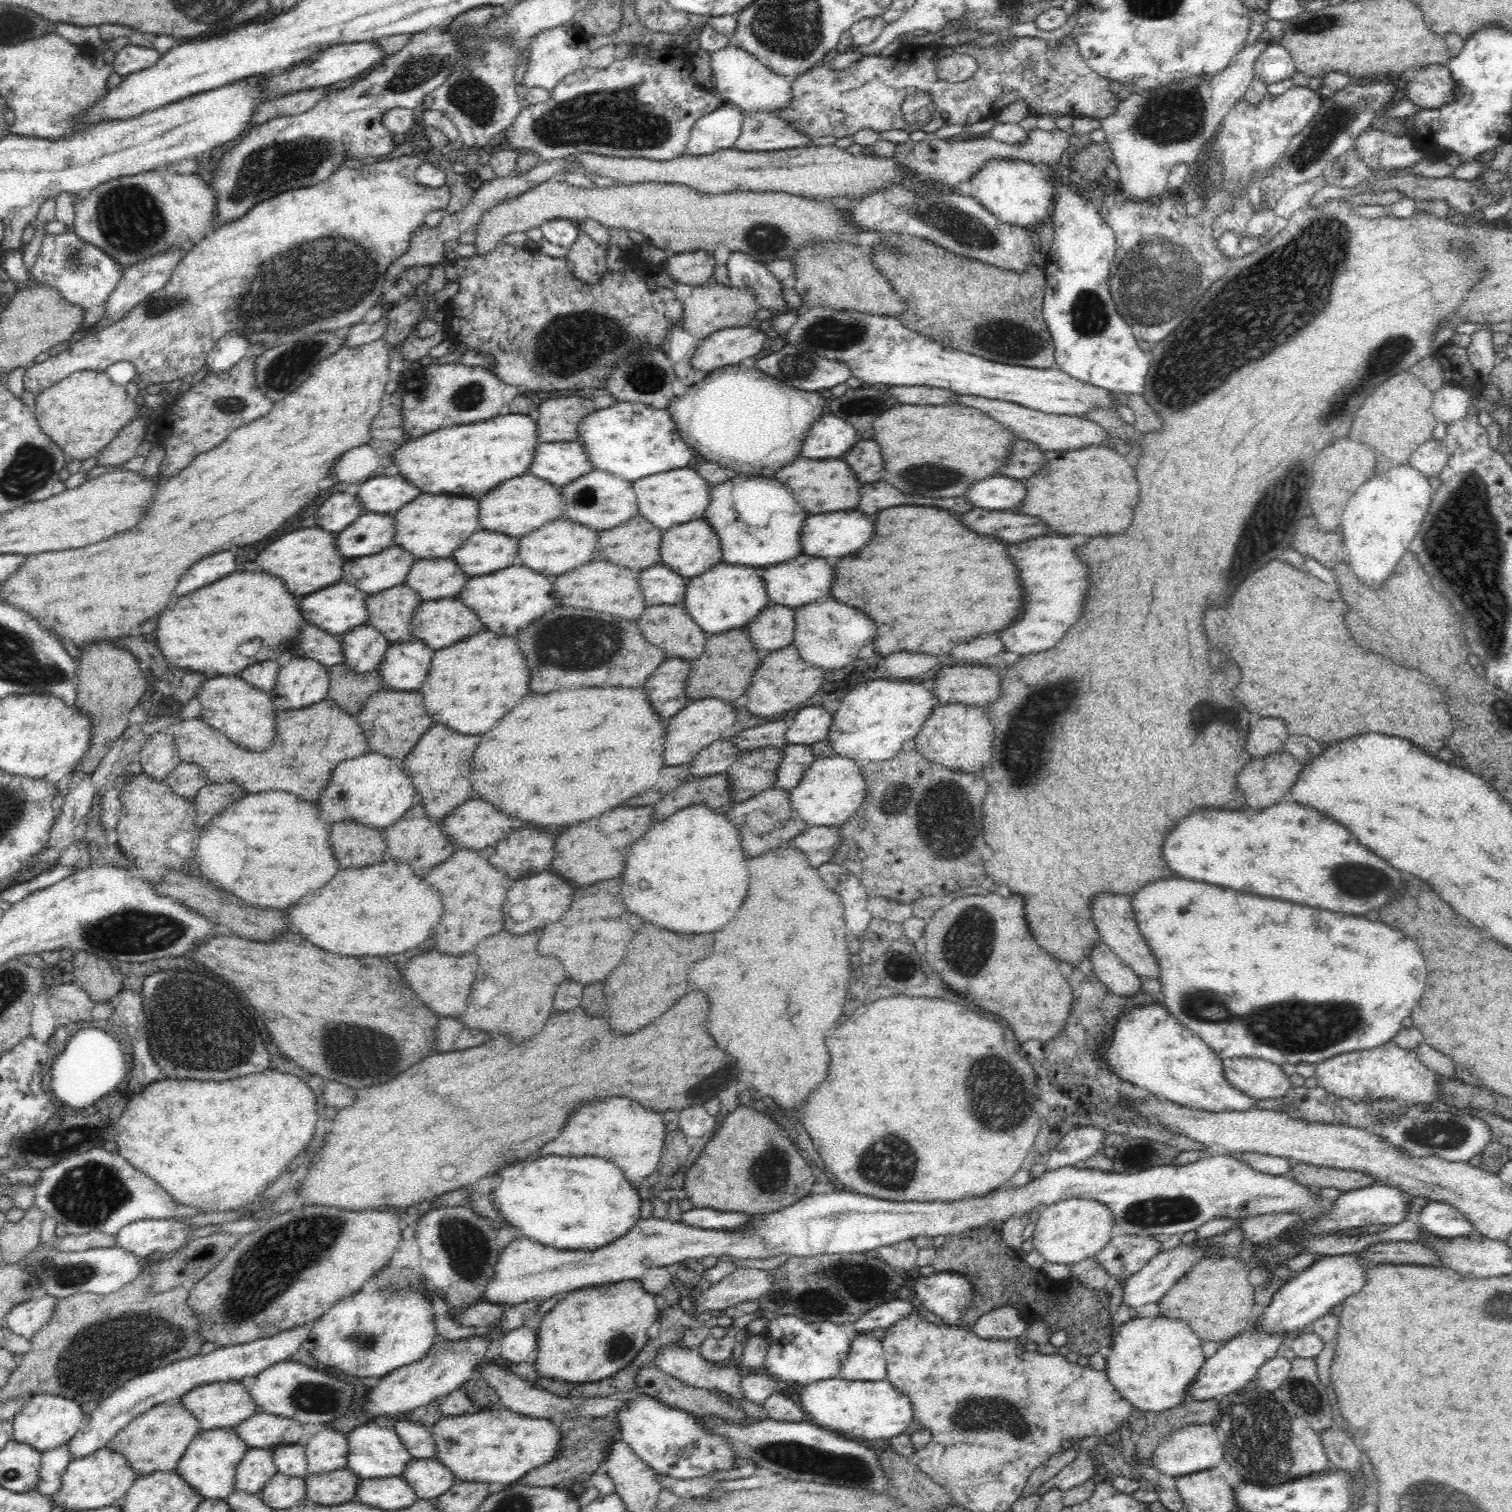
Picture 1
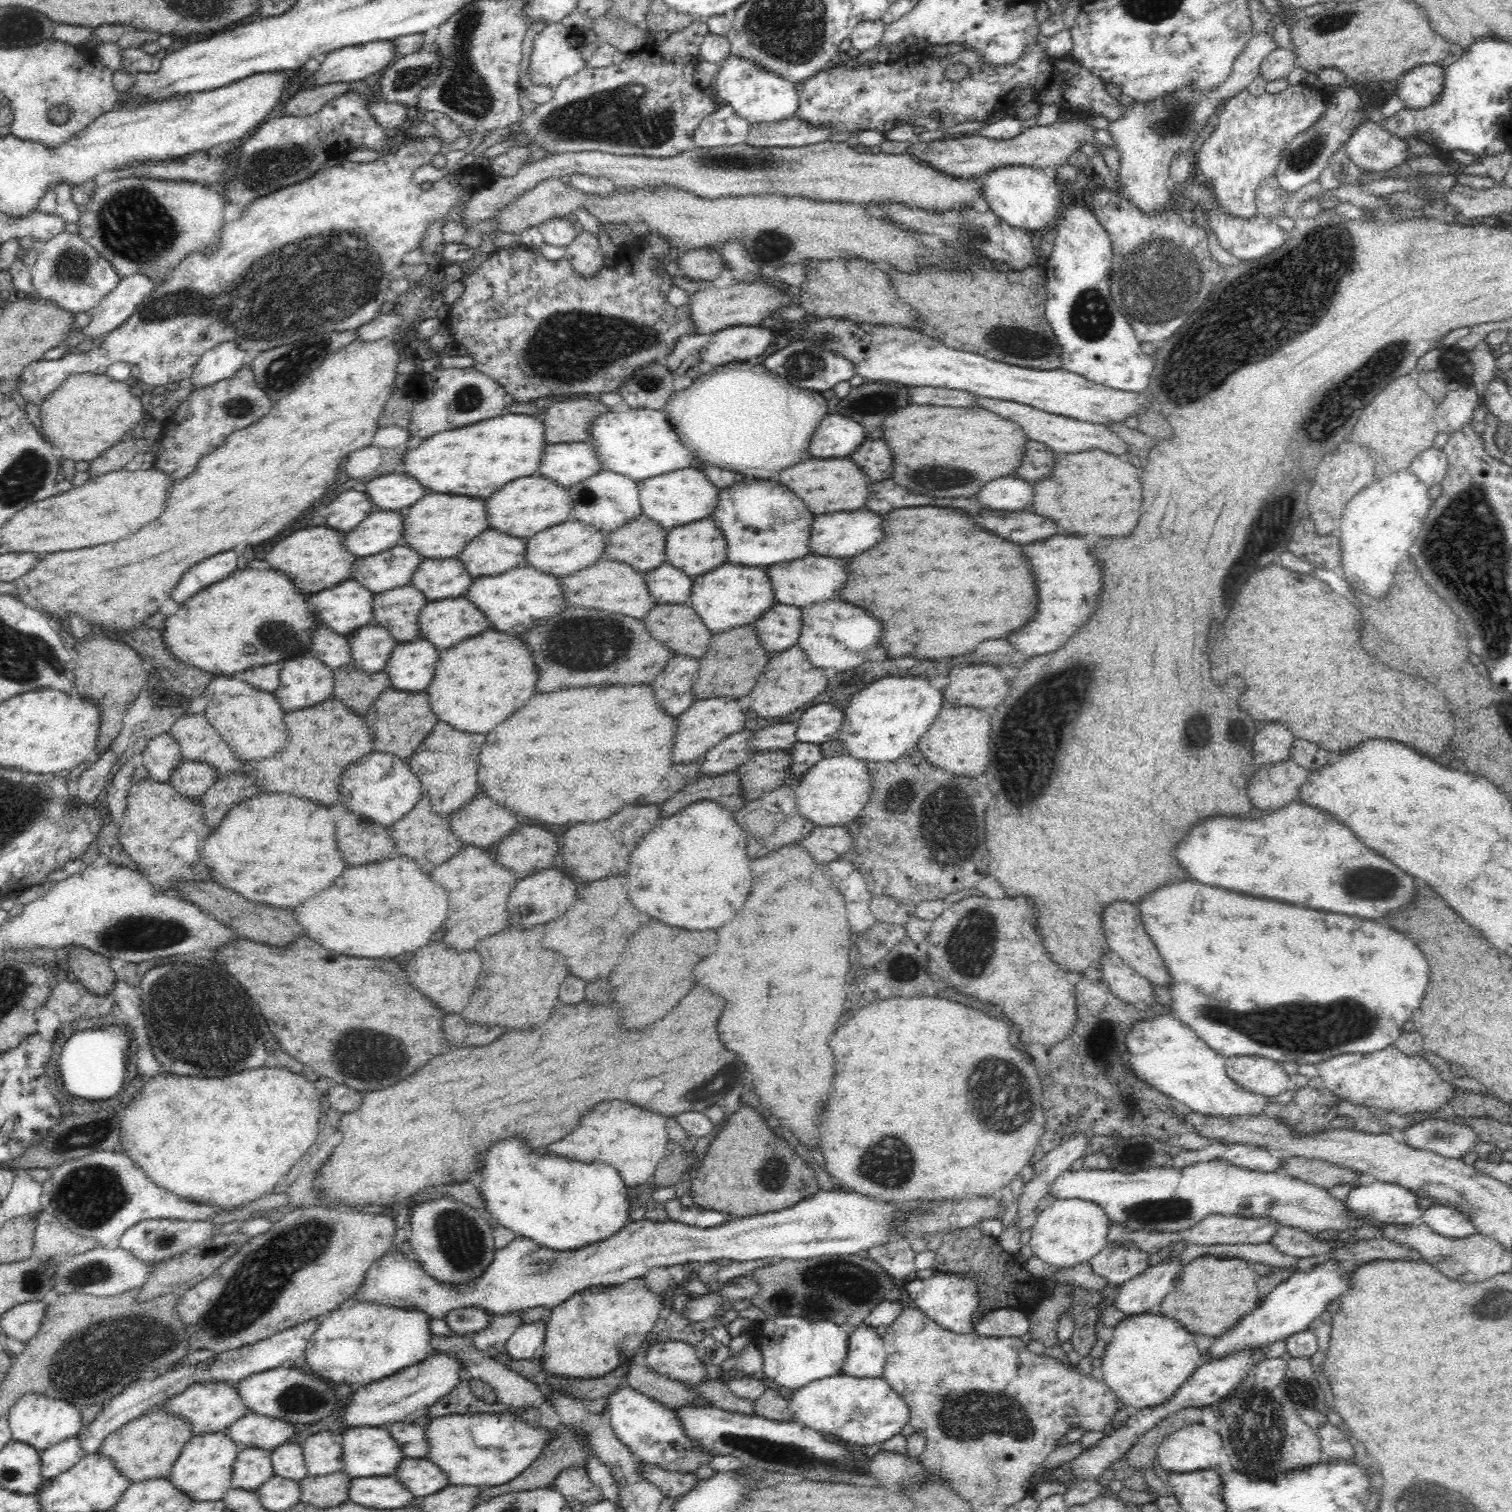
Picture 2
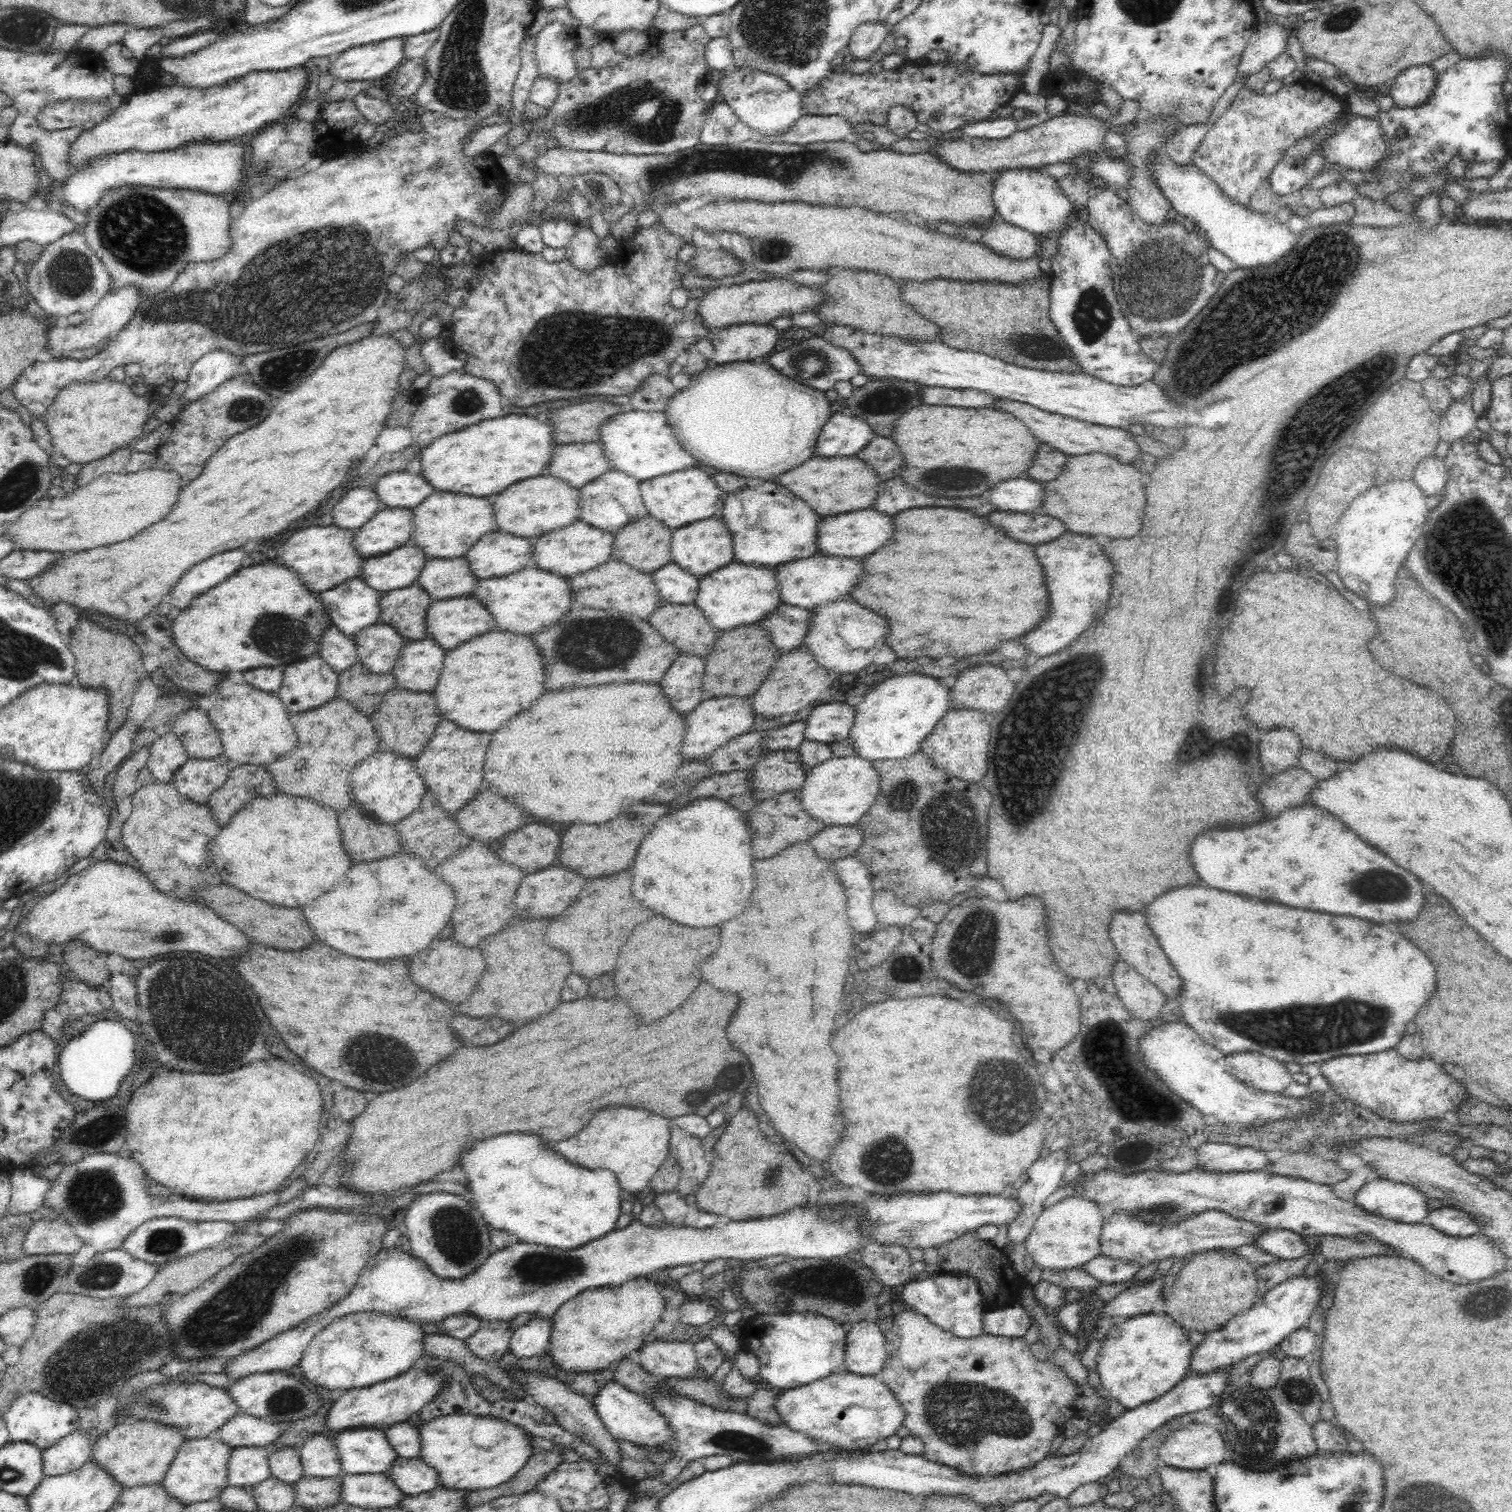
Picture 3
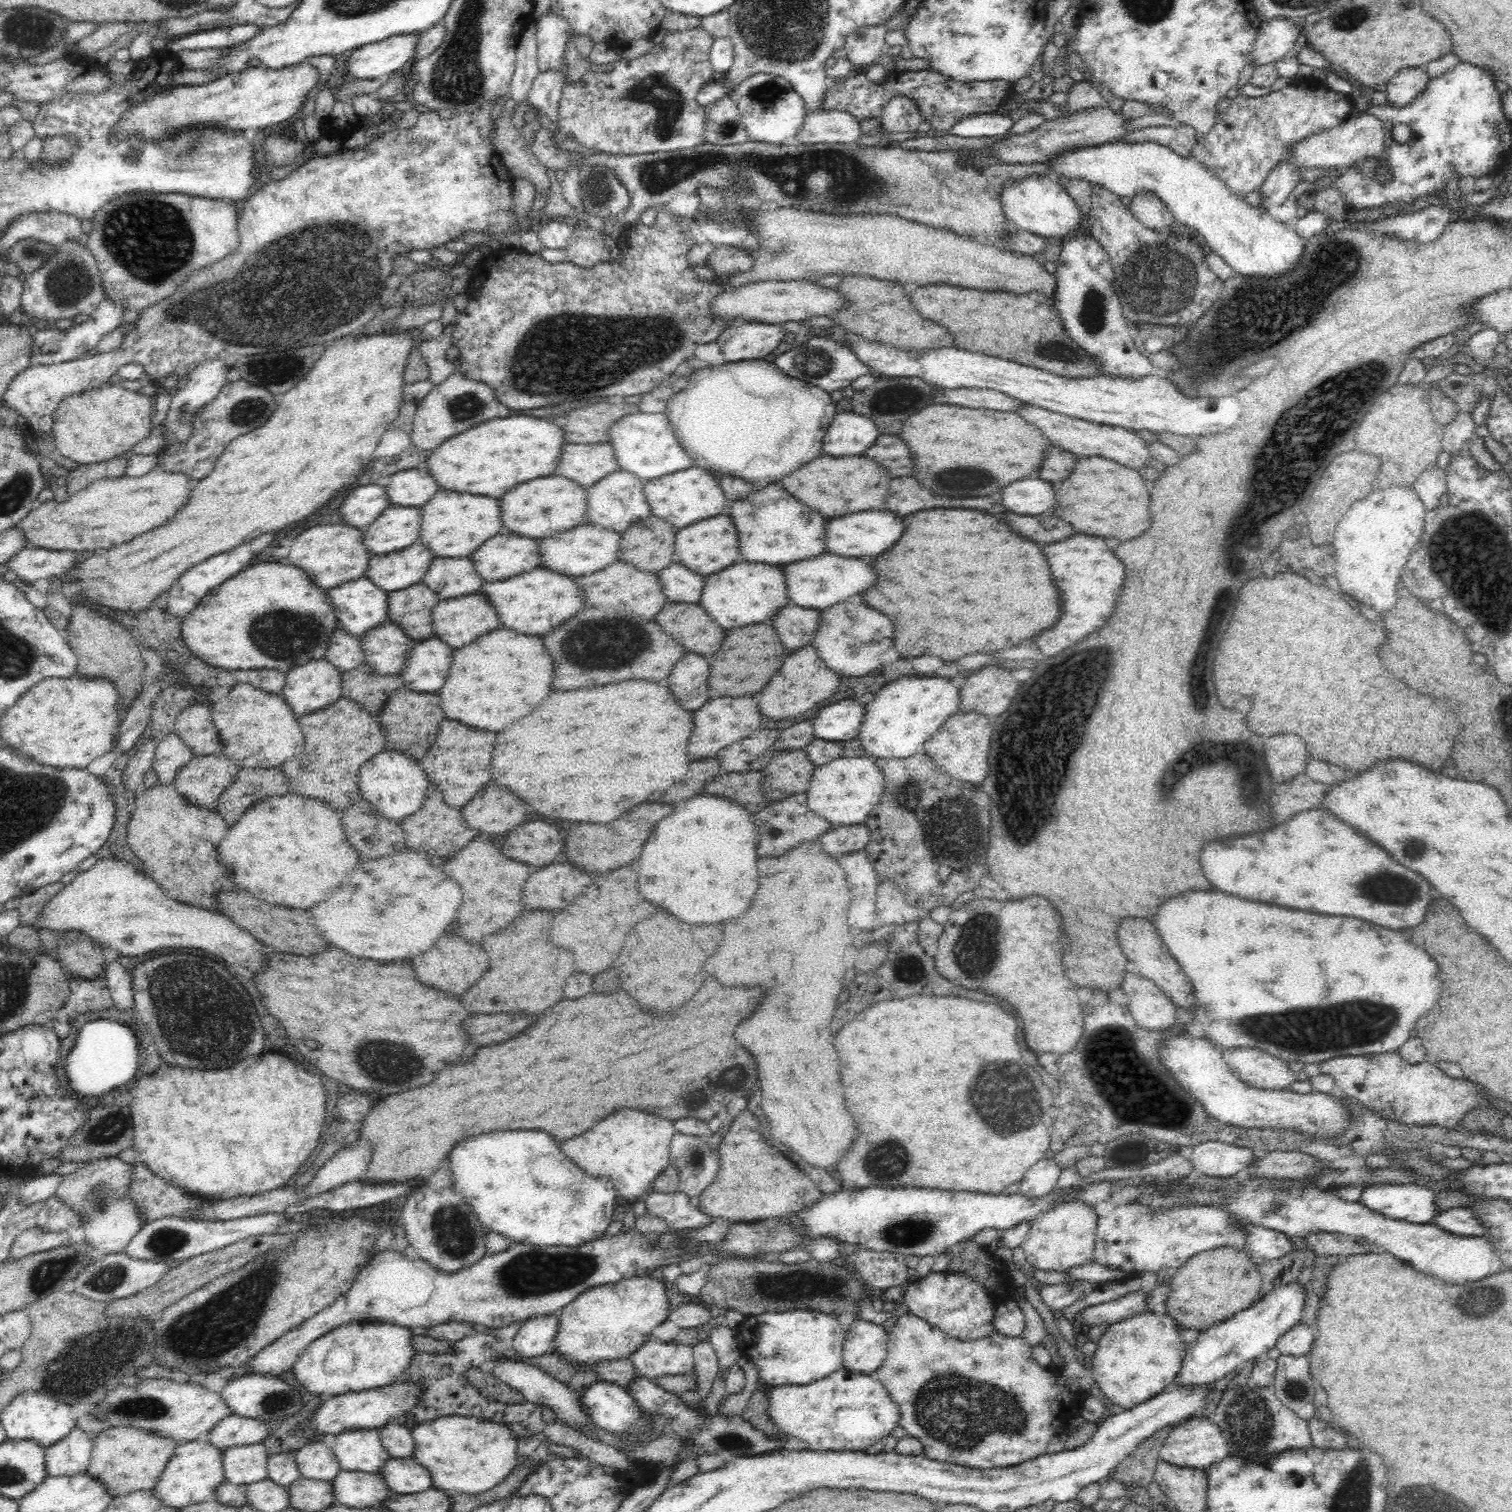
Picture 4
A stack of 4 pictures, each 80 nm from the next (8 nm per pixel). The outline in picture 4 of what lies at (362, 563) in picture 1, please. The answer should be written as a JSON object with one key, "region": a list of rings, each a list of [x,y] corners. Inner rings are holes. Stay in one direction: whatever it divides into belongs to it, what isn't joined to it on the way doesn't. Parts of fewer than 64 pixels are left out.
{"region":[[[415,543],[387,555],[373,555],[365,577],[386,592],[399,591],[422,582],[435,559],[424,543]]]}

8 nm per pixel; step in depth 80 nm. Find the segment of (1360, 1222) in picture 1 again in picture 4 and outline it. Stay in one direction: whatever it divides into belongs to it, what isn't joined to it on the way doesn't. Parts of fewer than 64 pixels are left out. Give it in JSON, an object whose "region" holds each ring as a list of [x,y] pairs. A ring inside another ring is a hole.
{"region":[[[1377,1184],[1363,1189],[1359,1202],[1372,1211],[1394,1220],[1404,1220],[1412,1224],[1434,1223],[1436,1215],[1444,1212],[1437,1209],[1436,1192],[1430,1187],[1419,1187],[1417,1184]]]}

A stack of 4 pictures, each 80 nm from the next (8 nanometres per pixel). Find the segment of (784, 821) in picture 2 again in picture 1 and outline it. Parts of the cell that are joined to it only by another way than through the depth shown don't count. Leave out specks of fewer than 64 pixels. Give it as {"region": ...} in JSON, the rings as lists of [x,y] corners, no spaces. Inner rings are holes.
{"region":[[[772,786],[746,802],[735,803],[727,812],[730,822],[739,830],[746,858],[756,858],[766,851],[787,845],[793,838],[806,832],[808,824],[793,809],[789,796],[788,790]]]}

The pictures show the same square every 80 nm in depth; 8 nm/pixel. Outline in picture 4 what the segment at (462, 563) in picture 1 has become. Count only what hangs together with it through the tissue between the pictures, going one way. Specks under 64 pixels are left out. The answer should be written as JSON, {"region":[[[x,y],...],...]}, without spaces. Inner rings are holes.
{"region":[[[514,532],[497,534],[484,542],[470,558],[486,583],[508,580],[520,572],[540,569],[539,542]]]}

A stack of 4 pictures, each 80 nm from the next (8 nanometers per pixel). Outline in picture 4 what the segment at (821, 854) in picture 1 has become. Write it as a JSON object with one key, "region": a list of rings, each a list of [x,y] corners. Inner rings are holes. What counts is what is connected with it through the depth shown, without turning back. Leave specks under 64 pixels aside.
{"region":[[[865,824],[834,826],[818,841],[821,847],[834,858],[839,858],[849,852],[864,850],[870,842],[871,830]]]}

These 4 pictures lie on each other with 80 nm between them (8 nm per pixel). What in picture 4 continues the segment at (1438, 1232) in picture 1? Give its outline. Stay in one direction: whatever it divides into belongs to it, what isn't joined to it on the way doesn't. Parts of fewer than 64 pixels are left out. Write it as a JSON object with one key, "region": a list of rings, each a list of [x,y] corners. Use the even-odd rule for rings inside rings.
{"region":[[[1454,1207],[1445,1210],[1436,1215],[1432,1221],[1446,1232],[1460,1237],[1477,1237],[1485,1234],[1483,1223],[1470,1207]]]}

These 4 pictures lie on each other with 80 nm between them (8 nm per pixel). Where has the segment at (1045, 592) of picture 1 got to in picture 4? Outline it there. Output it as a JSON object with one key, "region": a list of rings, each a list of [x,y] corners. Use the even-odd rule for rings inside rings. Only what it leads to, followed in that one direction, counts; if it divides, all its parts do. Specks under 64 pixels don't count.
{"region":[[[1072,536],[1058,544],[1046,546],[1044,552],[1052,566],[1054,584],[1060,590],[1064,604],[1058,624],[1042,636],[1034,638],[1034,642],[1044,656],[1056,656],[1106,624],[1116,604],[1116,598],[1120,596],[1120,590],[1124,586],[1126,570],[1124,564],[1106,546],[1106,542],[1096,536]]]}

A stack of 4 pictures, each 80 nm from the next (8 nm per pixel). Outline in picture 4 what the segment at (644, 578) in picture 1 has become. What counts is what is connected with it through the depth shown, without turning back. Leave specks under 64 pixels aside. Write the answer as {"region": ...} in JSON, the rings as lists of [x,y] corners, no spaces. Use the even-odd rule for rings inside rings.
{"region":[[[670,564],[657,572],[660,584],[669,602],[699,603],[704,588],[704,578],[683,564]]]}

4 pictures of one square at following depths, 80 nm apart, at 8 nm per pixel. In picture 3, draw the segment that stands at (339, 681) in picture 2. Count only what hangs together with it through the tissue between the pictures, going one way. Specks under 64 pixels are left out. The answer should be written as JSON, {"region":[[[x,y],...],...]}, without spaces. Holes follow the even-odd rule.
{"region":[[[358,662],[345,671],[338,672],[338,694],[340,699],[348,700],[354,708],[372,714],[382,700],[382,696],[398,687],[393,673],[380,673],[376,675],[368,671]],[[374,696],[378,696],[374,700]],[[370,702],[370,704],[368,704]]]}

